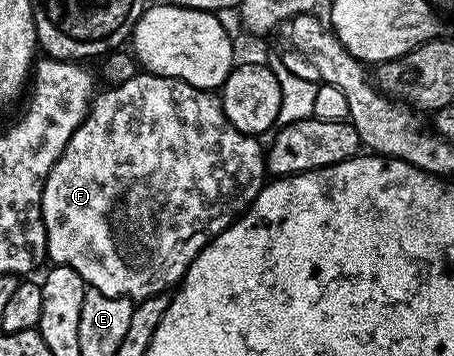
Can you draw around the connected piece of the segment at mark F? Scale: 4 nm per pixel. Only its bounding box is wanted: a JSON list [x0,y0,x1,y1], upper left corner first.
[42,73,267,301]

